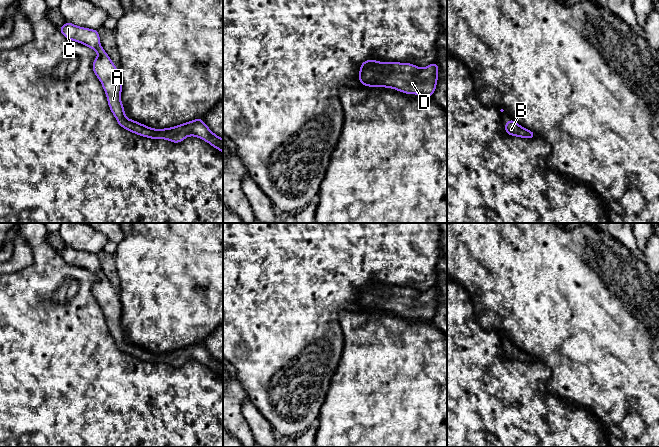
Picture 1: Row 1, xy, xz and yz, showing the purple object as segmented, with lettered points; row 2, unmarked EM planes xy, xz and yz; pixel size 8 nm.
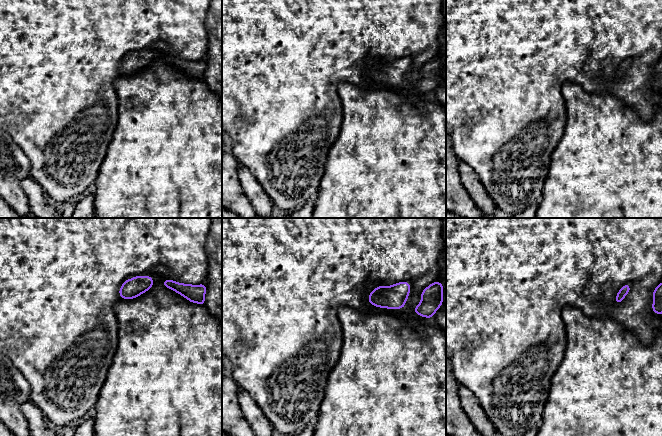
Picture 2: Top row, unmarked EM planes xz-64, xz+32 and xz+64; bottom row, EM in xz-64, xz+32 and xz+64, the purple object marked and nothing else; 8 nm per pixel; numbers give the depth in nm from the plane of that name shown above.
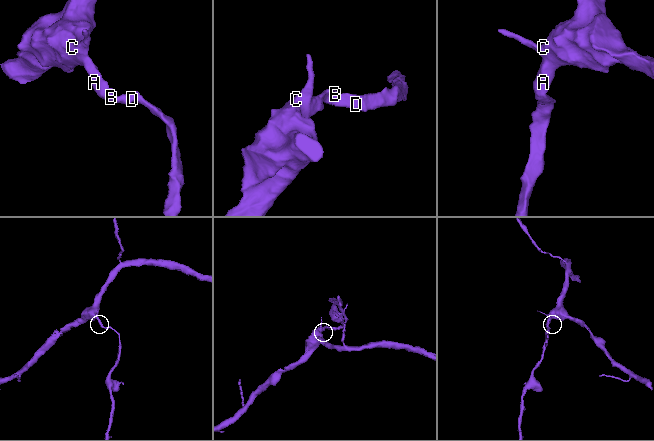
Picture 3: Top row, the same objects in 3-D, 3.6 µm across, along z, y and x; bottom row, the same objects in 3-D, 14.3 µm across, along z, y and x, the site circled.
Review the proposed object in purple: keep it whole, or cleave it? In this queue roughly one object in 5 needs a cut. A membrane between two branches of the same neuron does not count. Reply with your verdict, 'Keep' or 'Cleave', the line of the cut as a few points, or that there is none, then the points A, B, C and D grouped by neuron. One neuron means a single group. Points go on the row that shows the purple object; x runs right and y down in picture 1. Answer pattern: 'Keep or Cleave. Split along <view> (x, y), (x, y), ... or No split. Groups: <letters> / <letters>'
Keep. No split. Groups: A B C D

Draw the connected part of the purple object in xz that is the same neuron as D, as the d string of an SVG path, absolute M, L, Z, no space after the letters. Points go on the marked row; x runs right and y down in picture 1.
M369 59L360 65L358 79L364 86L393 88L406 94L432 97L436 90L438 71L436 62L420 68L411 63Z

